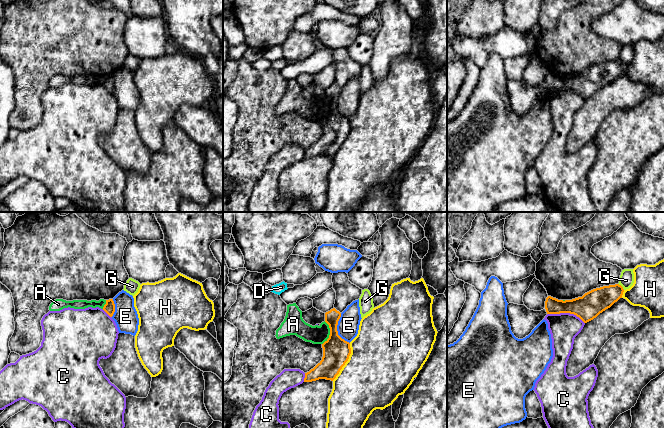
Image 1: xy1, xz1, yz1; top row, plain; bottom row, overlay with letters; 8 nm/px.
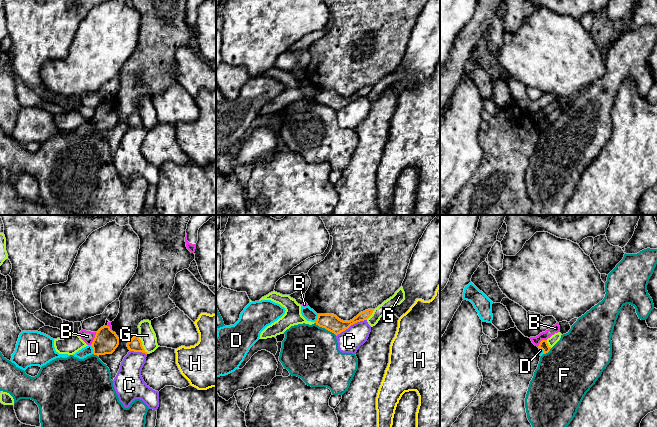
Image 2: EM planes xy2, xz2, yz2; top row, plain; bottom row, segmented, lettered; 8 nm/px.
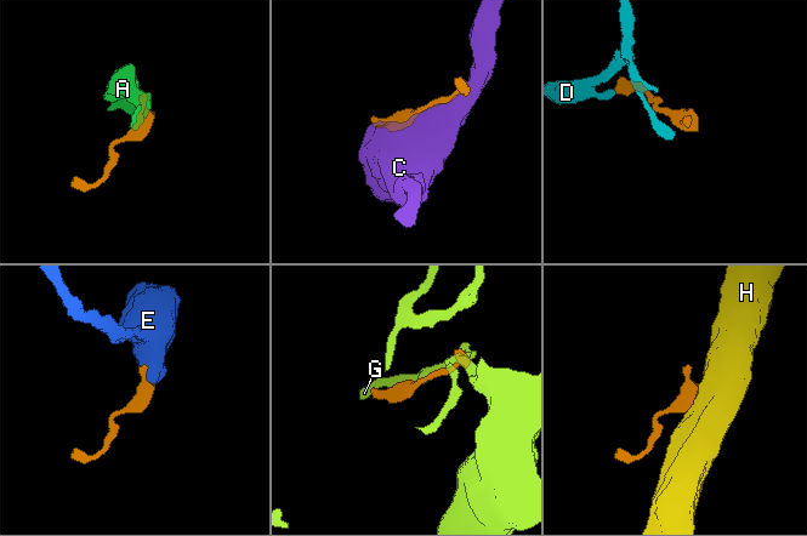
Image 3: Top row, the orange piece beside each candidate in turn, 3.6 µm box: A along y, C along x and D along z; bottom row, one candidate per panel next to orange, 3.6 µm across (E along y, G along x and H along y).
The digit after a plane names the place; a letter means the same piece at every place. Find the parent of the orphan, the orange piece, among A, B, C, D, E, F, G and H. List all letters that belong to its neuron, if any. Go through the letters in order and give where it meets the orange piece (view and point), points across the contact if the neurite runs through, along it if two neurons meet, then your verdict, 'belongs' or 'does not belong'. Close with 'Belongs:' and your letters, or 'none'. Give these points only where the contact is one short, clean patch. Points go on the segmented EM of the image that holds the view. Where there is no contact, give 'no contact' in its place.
A: contact xz1 (330, 333); border xz1 (325, 321), (329, 328), (329, 337), (322, 344); does not belong
B: contact xy2 (94, 338); border xy2 (96, 332), (90, 344); does not belong
C: contact yz1 (566, 312); does not belong
D: contact xy2 (93, 349); border xy2 (90, 345), (93, 353); does not belong
E: contact xz1 (336, 329); border xz1 (340, 313), (337, 333), (349, 343); does not belong
F: contact xz2 (326, 329); border xz2 (315, 322), (336, 335); does not belong
G: contact xy2 (141, 345); does not belong
H: contact xz1 (346, 361); border xz1 (350, 343), (349, 358), (332, 380); does not belong
Belongs: none

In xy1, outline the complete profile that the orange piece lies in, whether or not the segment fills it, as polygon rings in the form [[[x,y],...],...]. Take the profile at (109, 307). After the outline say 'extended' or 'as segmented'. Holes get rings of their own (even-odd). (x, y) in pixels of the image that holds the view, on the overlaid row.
[[[113,299],[106,300],[106,304],[103,307],[103,310],[112,317],[115,312],[115,304]]] | as segmented

